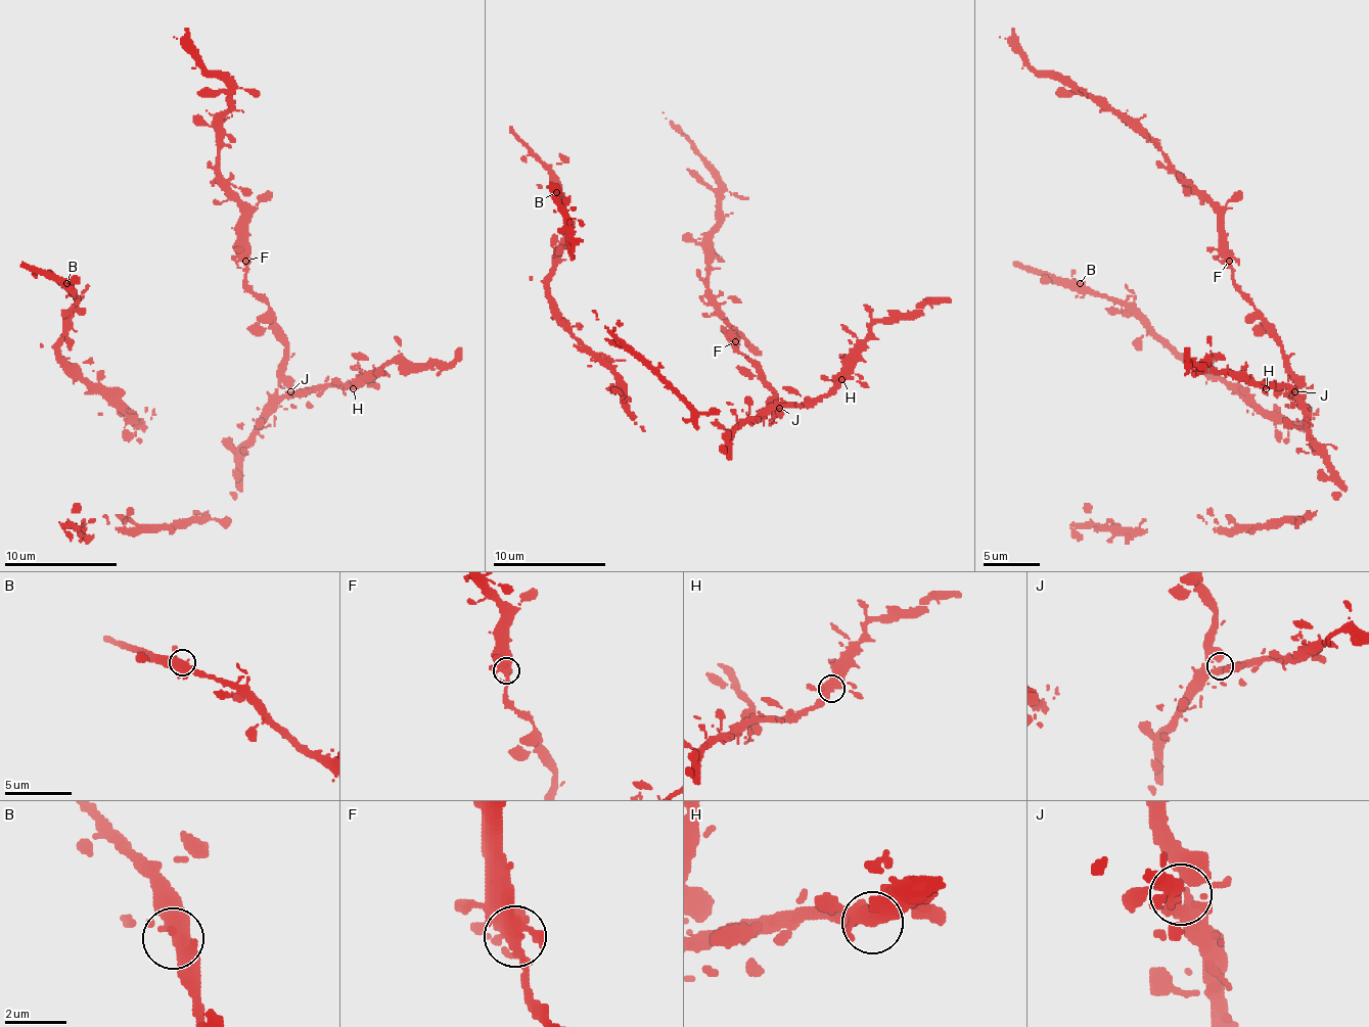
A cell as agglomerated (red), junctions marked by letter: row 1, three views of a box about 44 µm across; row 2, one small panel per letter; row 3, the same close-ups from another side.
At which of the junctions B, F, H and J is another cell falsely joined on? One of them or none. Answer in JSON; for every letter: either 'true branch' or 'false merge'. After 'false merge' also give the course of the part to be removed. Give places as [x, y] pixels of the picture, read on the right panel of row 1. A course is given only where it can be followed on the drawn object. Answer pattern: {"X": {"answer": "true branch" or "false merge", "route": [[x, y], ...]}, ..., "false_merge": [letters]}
{"B": {"answer": "true branch"}, "F": {"answer": "true branch"}, "H": {"answer": "true branch"}, "J": {"answer": "true branch"}, "false_merge": []}

